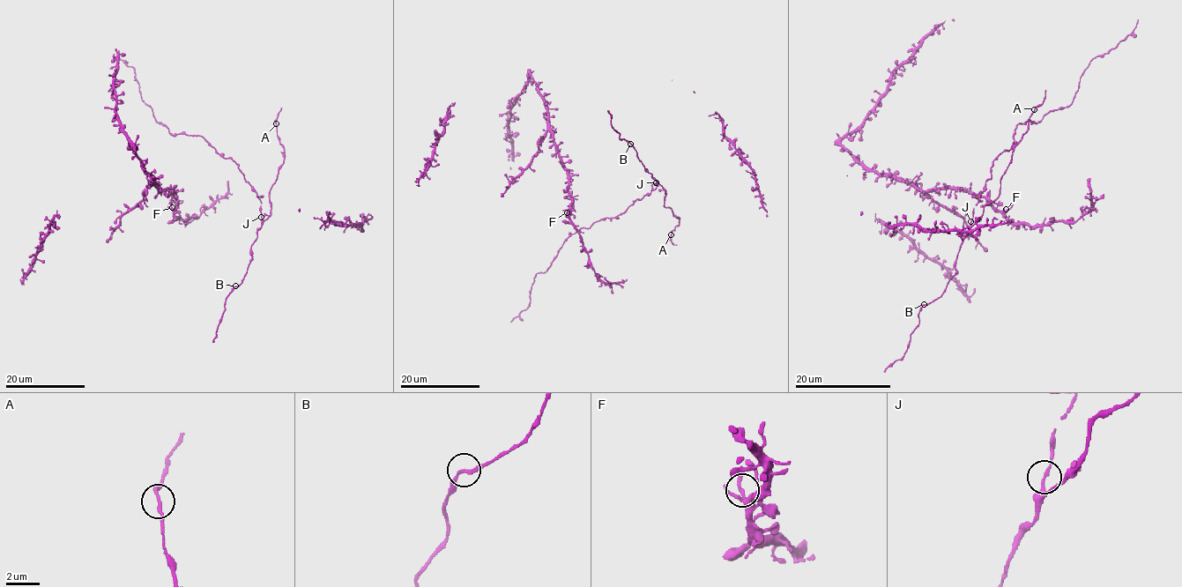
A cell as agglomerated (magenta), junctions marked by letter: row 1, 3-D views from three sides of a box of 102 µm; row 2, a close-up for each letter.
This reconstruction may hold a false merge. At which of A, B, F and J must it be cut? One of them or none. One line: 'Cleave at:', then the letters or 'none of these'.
Cleave at: none of these

